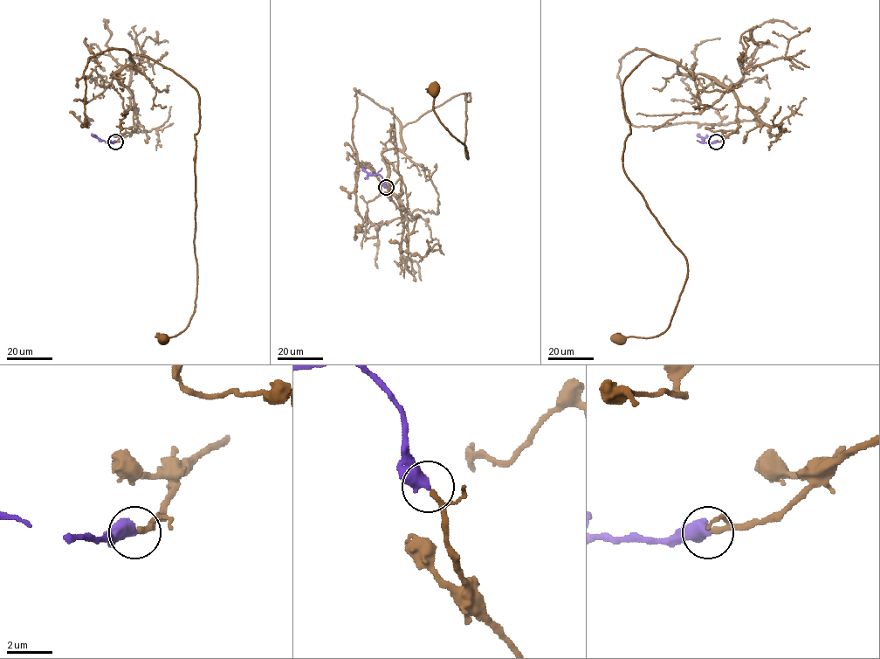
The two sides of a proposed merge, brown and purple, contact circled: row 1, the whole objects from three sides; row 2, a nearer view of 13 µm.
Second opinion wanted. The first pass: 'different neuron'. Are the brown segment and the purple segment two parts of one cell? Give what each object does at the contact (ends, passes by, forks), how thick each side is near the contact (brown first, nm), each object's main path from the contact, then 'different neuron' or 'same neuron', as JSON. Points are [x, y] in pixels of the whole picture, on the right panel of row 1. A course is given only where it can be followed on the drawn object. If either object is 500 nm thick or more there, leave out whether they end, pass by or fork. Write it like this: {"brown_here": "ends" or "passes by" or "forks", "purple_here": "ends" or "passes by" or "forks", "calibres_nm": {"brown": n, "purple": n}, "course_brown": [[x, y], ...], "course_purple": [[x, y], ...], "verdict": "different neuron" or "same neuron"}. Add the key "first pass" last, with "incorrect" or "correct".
{"calibres_nm": {"brown": 180, "purple": 600}, "course_brown": [[716, 142], [738, 128], [719, 82], [656, 54], [625, 79], [623, 171], [687, 278], [664, 331], [619, 338]], "course_purple": [[716, 142], [703, 142], [697, 134]], "verdict": "same neuron", "first pass": "incorrect"}

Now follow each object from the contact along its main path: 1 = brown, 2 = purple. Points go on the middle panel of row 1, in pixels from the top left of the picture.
1: (387, 187), (405, 209), (381, 153), (403, 149), (407, 124), (470, 93), (467, 158), (434, 109), (437, 90)
2: (386, 187), (378, 174), (370, 175), (361, 169)

